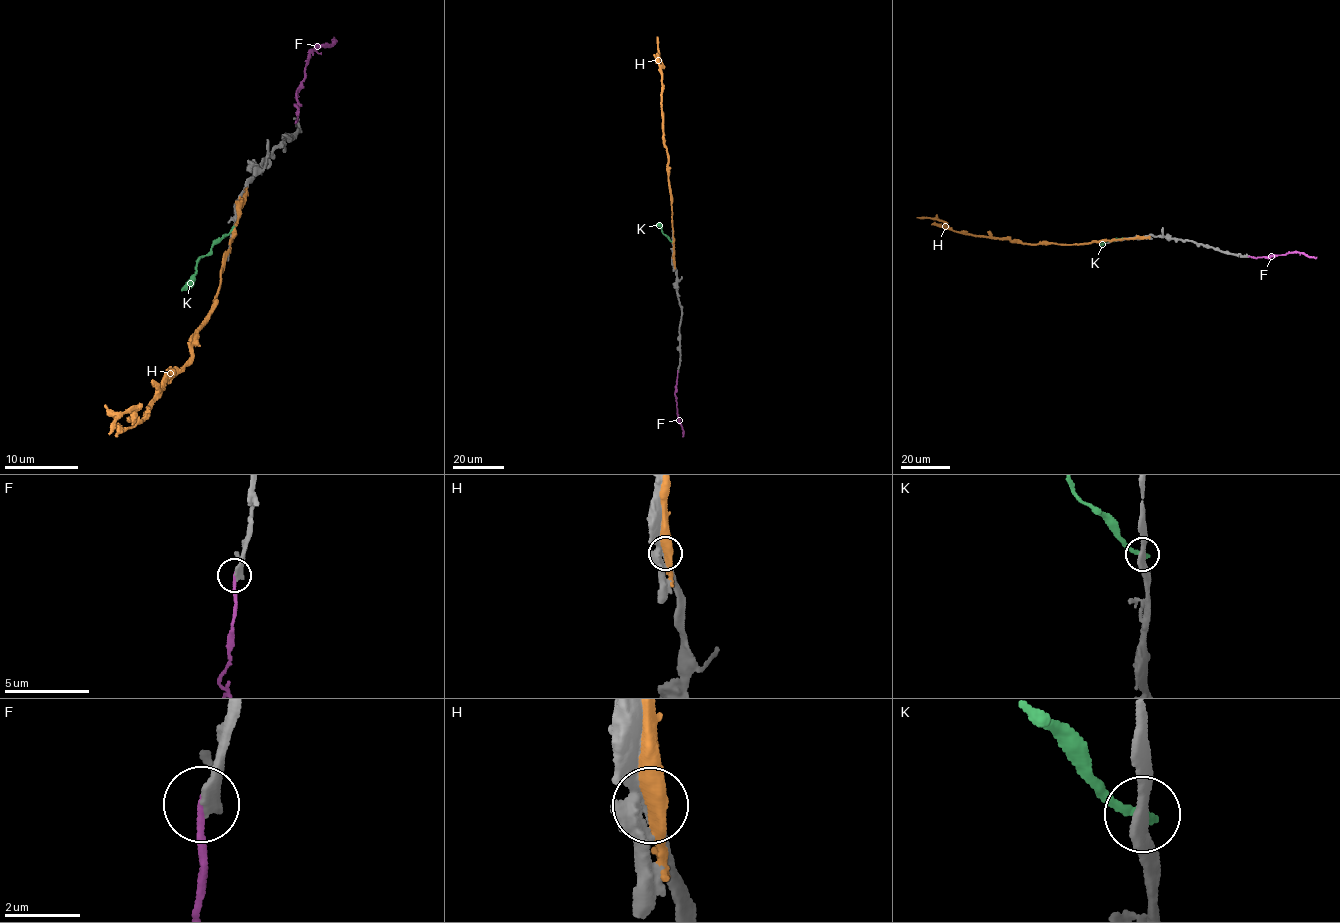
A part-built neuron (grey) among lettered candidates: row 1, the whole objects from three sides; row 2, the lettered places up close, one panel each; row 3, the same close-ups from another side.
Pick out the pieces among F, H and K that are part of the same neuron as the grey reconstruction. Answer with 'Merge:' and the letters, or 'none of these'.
Merge: none of these

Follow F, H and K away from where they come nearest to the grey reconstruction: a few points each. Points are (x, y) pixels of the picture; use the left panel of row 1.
F: (295, 122), (299, 118), (295, 113), (297, 90), (311, 51), (315, 44), (332, 43), (333, 36)
H: (243, 197), (214, 303), (187, 365), (171, 381), (163, 379), (138, 424), (133, 409), (123, 411), (109, 435)
K: (231, 231), (199, 258), (195, 274), (181, 290)

